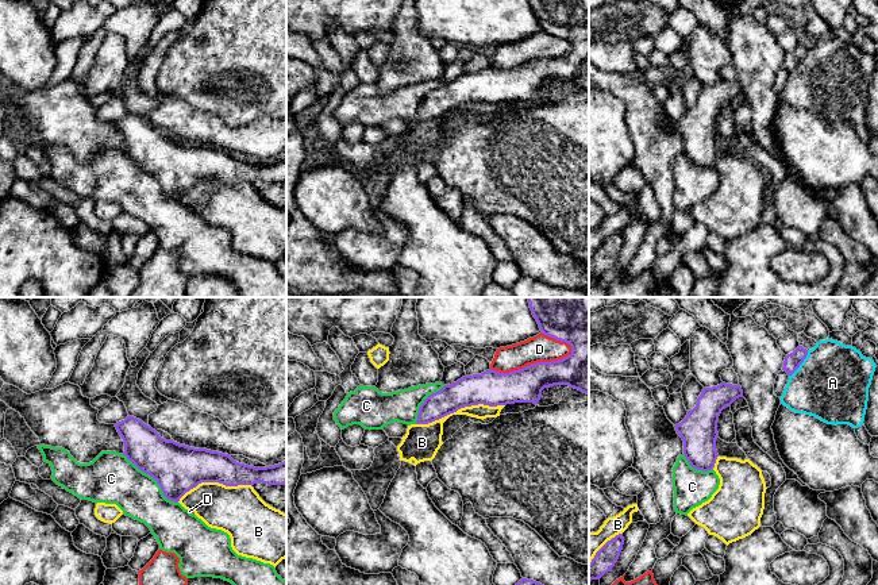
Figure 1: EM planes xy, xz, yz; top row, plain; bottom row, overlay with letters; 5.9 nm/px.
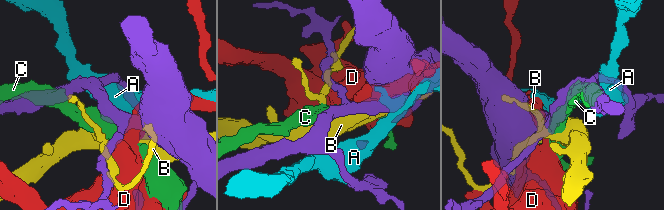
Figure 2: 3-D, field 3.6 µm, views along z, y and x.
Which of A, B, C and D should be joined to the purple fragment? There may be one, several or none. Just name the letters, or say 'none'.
C

